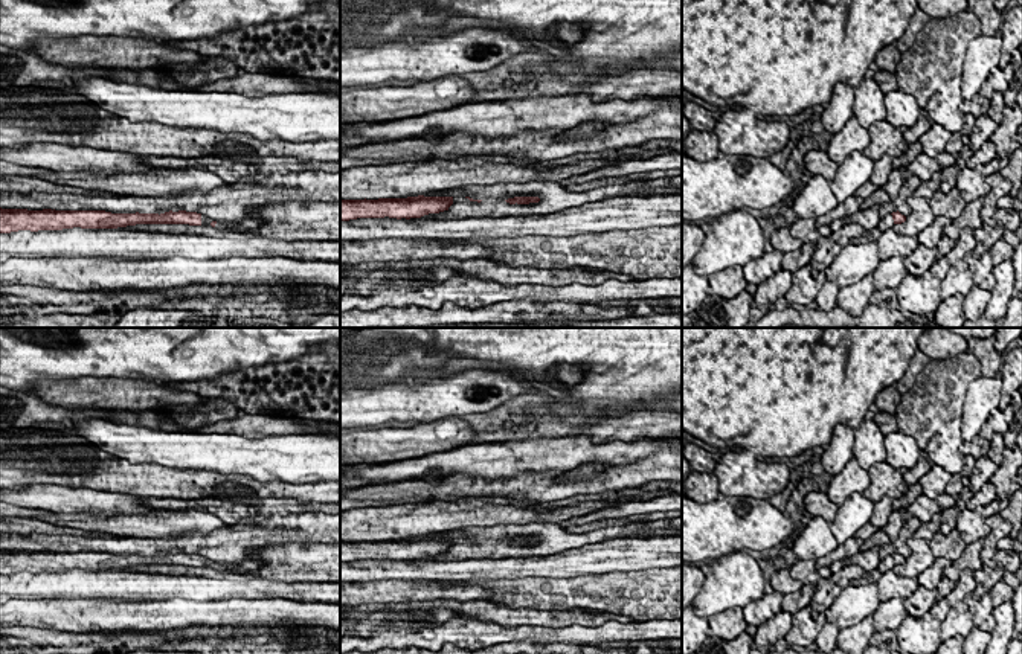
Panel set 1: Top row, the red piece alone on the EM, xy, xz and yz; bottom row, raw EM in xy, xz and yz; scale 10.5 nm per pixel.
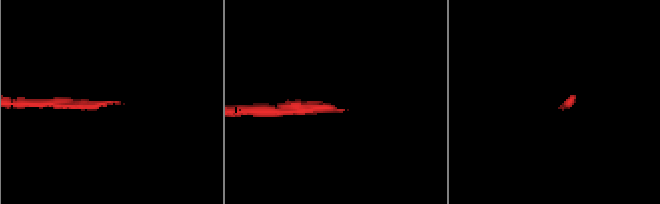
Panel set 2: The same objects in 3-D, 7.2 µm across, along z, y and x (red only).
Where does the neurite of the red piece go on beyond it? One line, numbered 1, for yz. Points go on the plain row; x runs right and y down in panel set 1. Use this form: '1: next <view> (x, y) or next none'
1: next yz (885, 564)

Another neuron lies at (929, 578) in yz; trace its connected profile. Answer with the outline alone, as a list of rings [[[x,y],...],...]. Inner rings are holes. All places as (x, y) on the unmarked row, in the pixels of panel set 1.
[[[935,558],[934,564],[918,576],[918,585],[935,590],[944,575],[944,569],[950,564],[952,563],[946,558]]]

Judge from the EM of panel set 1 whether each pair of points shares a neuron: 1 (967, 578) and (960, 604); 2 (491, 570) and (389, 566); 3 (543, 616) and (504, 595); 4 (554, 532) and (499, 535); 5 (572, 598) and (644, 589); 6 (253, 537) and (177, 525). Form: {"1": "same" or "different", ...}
{"1": "same", "2": "same", "3": "different", "4": "same", "5": "same", "6": "different"}

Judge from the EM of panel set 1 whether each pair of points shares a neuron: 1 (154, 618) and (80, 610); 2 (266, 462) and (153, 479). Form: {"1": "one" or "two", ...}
{"1": "one", "2": "two"}

